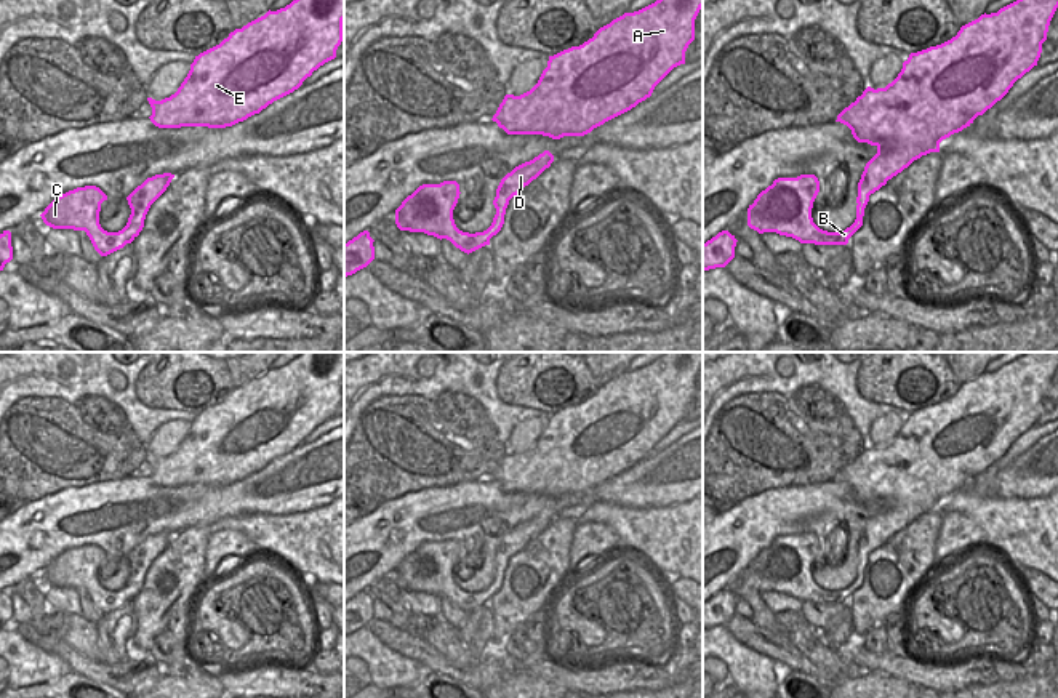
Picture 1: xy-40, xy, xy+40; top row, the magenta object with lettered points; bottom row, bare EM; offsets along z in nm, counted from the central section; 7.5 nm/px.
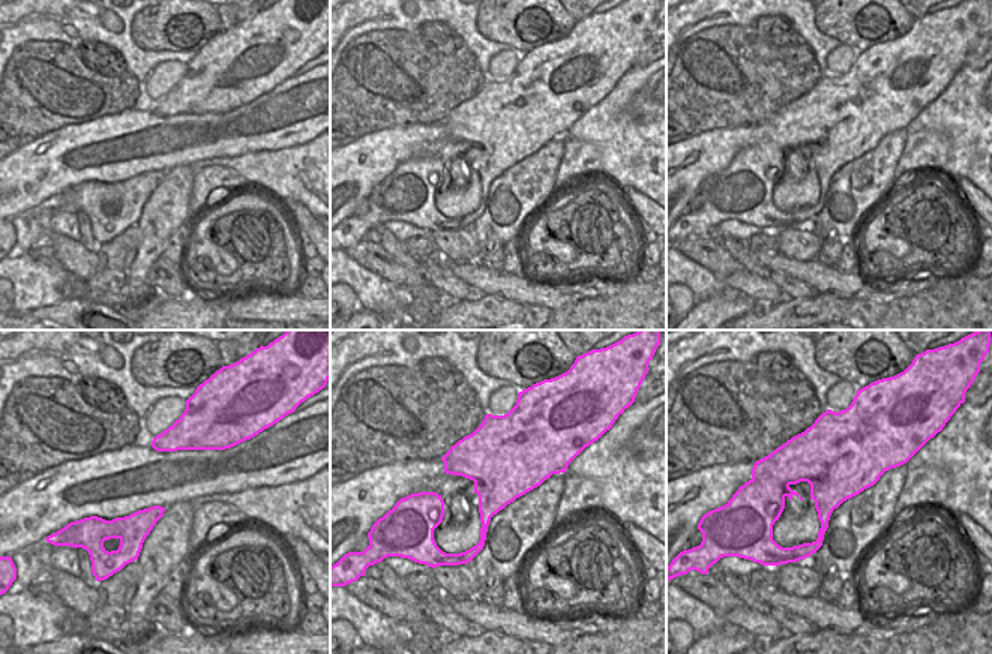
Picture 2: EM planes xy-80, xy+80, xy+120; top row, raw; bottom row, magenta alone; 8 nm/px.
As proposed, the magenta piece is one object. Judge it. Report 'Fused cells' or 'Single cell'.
Single cell

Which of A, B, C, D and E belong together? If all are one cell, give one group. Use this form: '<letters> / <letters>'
A B C D E

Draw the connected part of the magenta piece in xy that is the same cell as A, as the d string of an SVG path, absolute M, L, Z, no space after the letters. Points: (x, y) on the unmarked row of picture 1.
M666 352L639 370L624 371L583 403L549 415L538 442L520 455L506 453L491 479L507 493L560 498L591 491L650 456L674 426L685 423L701 367L703 352Z

